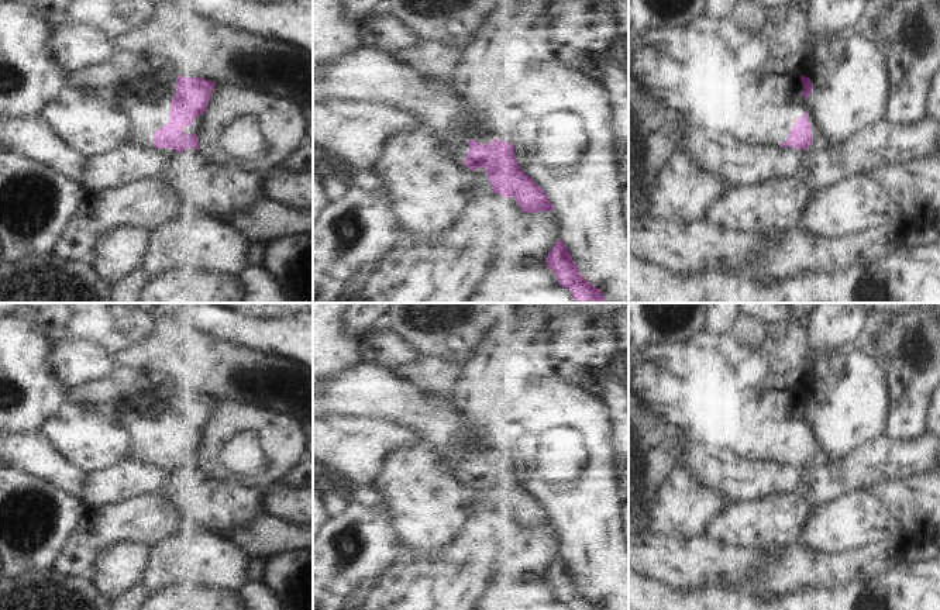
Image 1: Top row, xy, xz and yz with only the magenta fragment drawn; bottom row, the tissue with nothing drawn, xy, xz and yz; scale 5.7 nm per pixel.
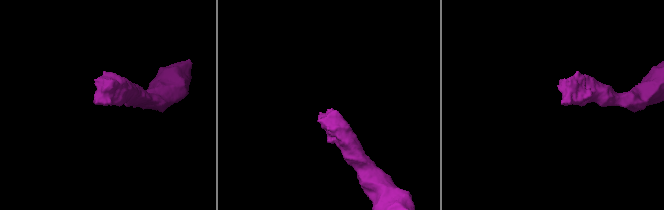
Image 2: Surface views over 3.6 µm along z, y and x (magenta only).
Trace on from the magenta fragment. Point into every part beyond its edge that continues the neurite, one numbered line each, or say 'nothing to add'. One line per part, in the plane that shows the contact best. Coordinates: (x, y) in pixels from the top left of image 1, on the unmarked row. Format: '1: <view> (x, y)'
1: xy (148, 426)

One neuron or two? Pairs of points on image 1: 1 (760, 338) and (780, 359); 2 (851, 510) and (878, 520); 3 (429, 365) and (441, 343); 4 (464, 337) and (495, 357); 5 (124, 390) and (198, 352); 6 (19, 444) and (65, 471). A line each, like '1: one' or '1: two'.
1: one
2: one
3: two
4: two
5: two
6: one

